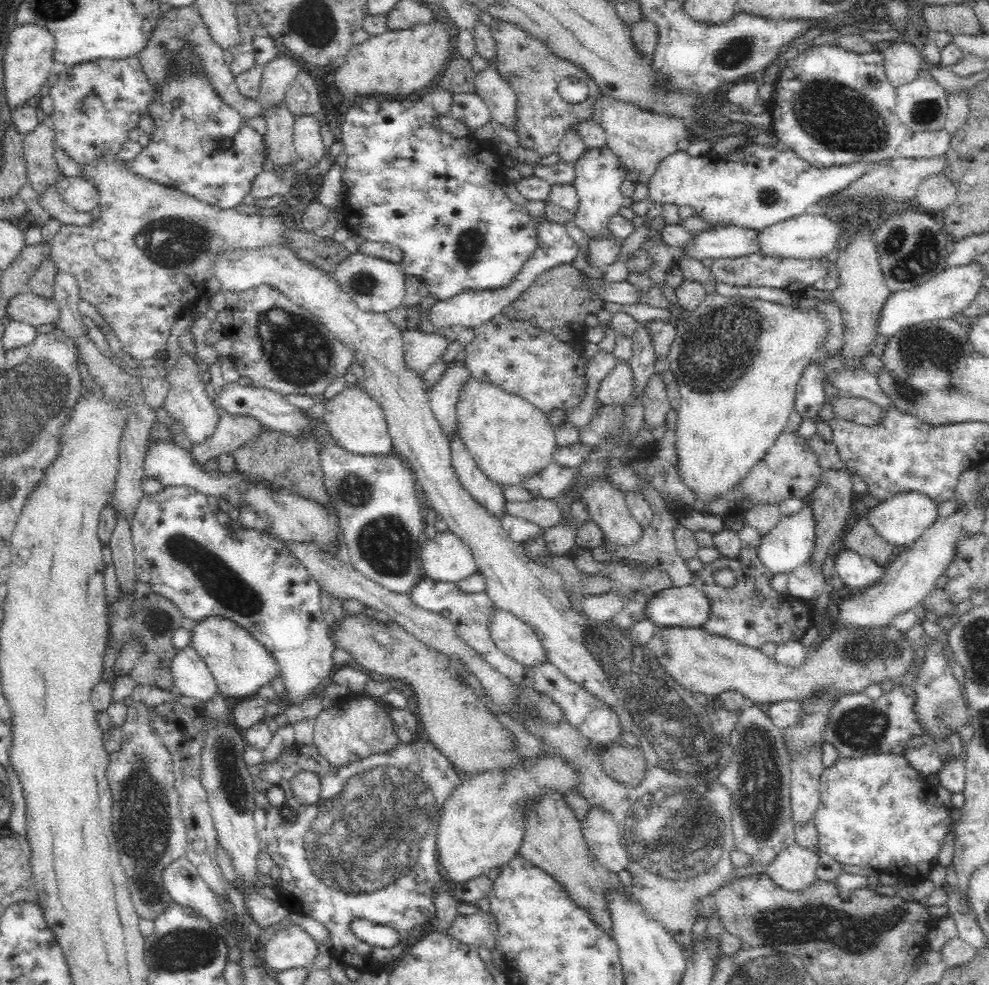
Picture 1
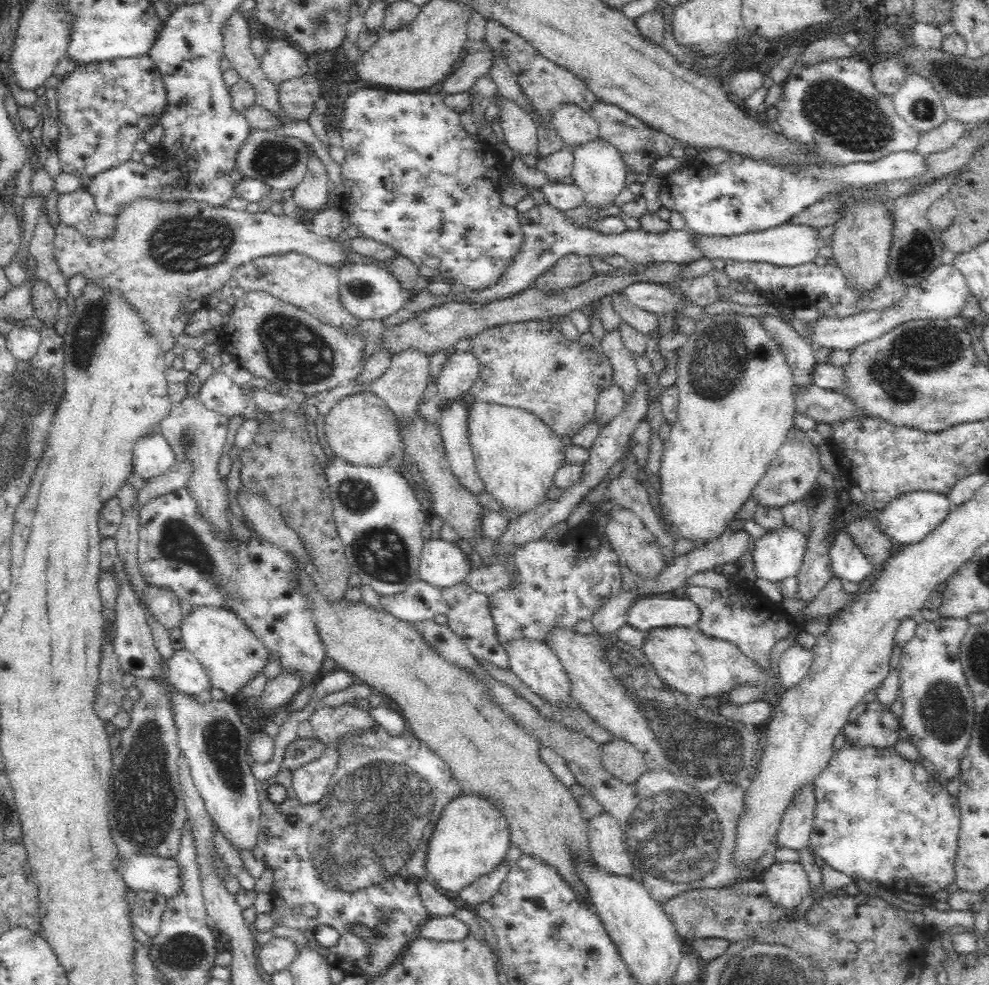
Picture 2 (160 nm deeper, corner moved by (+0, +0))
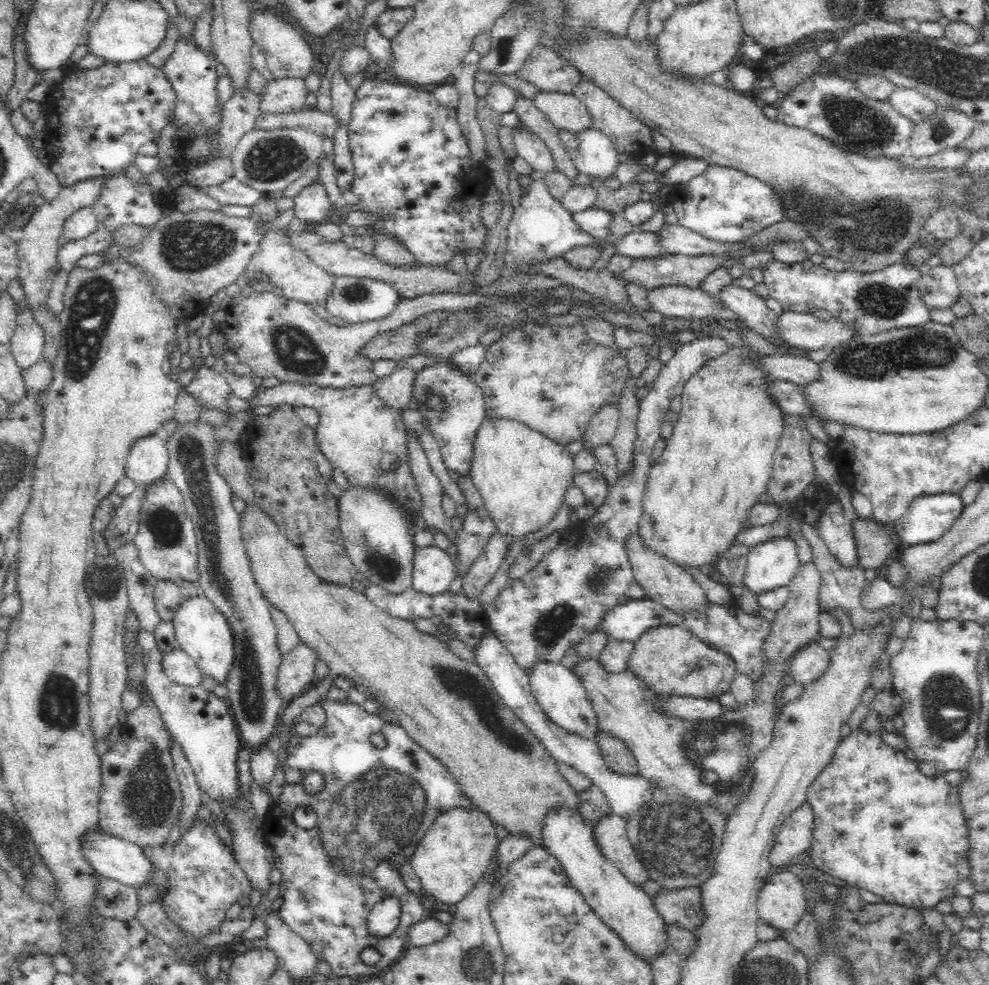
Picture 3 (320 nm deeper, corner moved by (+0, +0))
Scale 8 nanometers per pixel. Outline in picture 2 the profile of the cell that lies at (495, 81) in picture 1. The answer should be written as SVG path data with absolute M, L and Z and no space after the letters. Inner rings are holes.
M496 95L497 98L501 98L497 122L503 128L505 142L515 152L540 158L537 154L538 128L534 125L533 119L524 110L521 110L518 104Z

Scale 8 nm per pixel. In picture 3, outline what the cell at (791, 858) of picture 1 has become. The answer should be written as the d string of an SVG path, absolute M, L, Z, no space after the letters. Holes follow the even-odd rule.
M787 870L768 877L758 893L758 919L778 931L776 939L785 939L798 926L806 907L804 883Z

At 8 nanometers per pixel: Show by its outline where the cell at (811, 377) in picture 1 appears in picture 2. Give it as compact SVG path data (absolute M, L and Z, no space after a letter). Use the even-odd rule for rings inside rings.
M771 314L757 318L769 336L777 342L781 354L794 376L794 383L800 387L812 385L811 375L814 371L814 348L798 332L792 324L780 316Z

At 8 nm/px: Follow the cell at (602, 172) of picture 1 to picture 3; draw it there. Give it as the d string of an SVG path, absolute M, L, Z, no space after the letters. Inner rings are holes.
M556 126L556 133L579 174L597 176L597 181L614 176L614 170L619 163L619 152L603 132L591 126L580 132Z

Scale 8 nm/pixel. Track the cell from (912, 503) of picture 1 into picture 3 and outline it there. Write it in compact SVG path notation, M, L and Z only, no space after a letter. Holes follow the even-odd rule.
M960 494L920 495L892 529L902 546L929 543L950 530L964 507Z

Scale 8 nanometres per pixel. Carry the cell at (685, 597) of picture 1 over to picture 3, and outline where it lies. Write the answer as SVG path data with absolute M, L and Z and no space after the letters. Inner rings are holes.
M628 598L625 604L618 604L609 610L596 630L604 631L608 640L633 643L649 628L662 625L684 626L683 620L682 615L669 611L650 598Z

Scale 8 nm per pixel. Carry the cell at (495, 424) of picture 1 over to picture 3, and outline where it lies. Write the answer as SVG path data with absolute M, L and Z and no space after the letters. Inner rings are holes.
M485 417L479 426L475 441L473 462L468 475L482 497L484 510L494 521L495 532L508 535L510 542L520 540L526 534L539 532L553 520L566 502L564 499L566 490L575 484L574 460L567 446L547 439L542 433L530 429L517 420L488 417Z

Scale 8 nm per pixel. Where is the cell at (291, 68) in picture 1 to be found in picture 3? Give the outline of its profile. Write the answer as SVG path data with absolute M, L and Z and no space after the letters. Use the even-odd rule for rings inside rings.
M264 7L250 15L248 30L253 44L258 45L265 54L267 68L274 78L301 78L304 79L312 68L314 53L310 45L296 28L296 24L286 21L270 7Z

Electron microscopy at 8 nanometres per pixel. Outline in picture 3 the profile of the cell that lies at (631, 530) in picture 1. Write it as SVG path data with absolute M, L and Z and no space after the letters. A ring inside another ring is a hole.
M638 532L630 536L625 542L625 547L633 568L635 581L644 589L645 597L662 604L664 608L676 612L682 617L685 617L688 611L705 611L710 605L706 592L694 580L692 573L646 547L644 541L638 536Z

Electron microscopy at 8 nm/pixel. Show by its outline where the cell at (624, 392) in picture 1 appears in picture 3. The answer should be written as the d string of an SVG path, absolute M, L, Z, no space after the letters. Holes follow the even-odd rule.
M606 405L592 415L588 428L580 439L584 449L595 451L598 446L611 445L619 421L619 405Z

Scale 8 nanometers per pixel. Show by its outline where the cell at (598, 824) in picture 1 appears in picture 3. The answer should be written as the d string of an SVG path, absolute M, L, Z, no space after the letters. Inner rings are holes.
M611 813L610 816L602 818L594 828L594 839L602 855L632 884L642 887L650 880L640 854L628 839L626 822L620 816Z

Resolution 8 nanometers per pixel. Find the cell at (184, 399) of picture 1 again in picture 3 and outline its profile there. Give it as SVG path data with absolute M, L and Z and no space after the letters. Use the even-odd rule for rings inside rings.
M244 410L237 411L230 414L228 423L216 428L201 422L200 419L195 423L181 423L181 427L165 441L169 455L166 473L182 493L187 513L193 522L196 547L198 547L198 556L196 556L198 578L196 578L196 582L199 584L199 594L210 600L218 611L226 617L230 631L232 631L234 660L232 660L232 668L228 670L228 676L224 682L227 688L227 703L243 746L251 750L265 746L268 739L278 731L280 716L288 704L277 691L277 674L283 655L278 646L277 628L269 604L256 585L255 576L249 565L250 559L248 559L245 546L242 544L240 514L234 511L230 501L233 490L226 483L226 479L216 472L214 466L219 442L238 443L245 428L253 422L253 416Z

